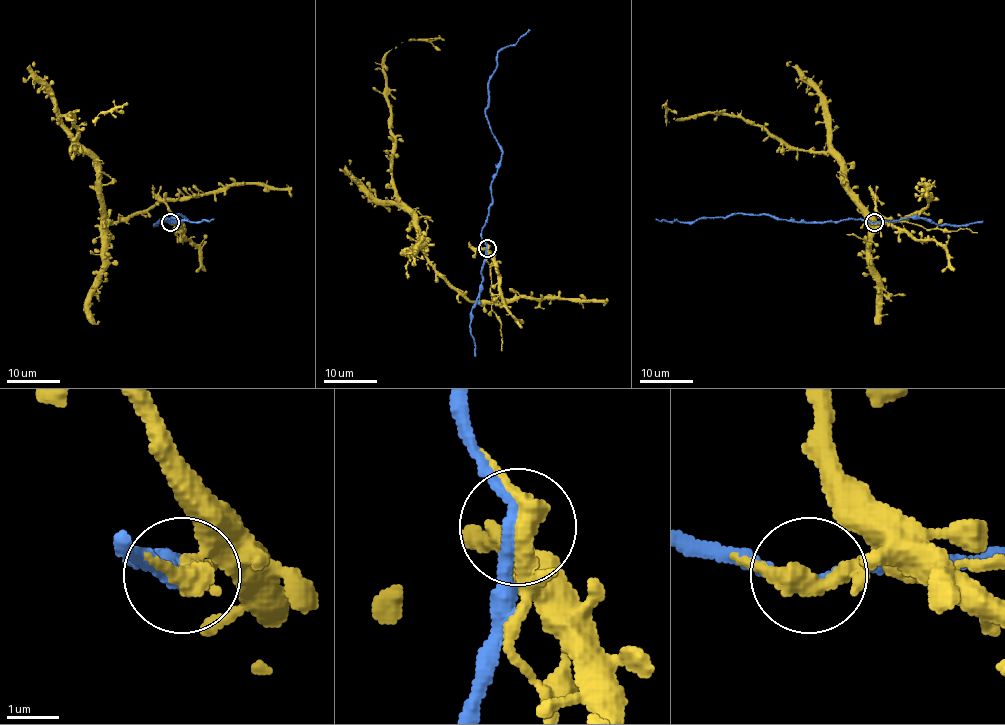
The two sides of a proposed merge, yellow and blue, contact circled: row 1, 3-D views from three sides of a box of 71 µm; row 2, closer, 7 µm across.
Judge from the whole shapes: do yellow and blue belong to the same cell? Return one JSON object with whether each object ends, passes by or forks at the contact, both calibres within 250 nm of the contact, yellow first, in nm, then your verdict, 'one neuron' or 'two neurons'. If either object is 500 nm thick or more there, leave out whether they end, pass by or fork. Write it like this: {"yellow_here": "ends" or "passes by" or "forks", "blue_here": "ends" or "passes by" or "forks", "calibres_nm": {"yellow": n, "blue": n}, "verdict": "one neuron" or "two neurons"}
{"yellow_here": "passes by", "blue_here": "passes by", "calibres_nm": {"yellow": 360, "blue": 240}, "verdict": "two neurons"}

